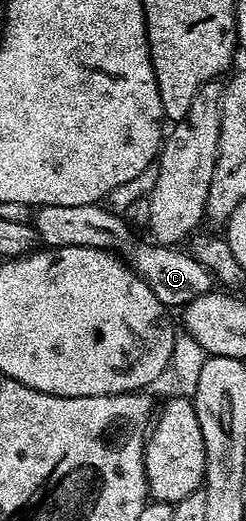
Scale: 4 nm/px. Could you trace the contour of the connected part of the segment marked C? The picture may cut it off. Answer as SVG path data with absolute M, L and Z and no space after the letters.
M58 204L42 205L35 210L36 218L30 224L49 248L62 246L84 246L91 249L107 249L115 253L125 264L150 287L158 301L170 309L184 307L200 294L213 290L216 280L193 256L177 246L158 245L139 239L131 224L117 212L101 204L79 204L77 207L62 207Z

